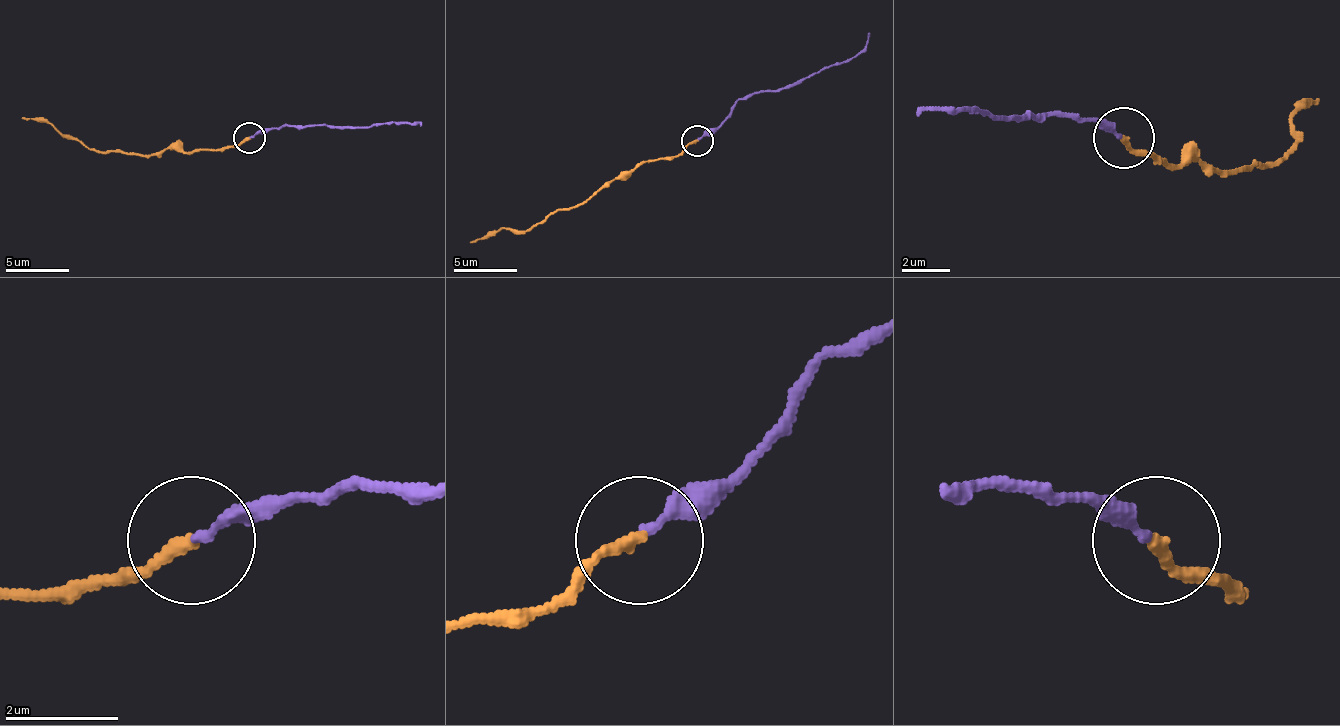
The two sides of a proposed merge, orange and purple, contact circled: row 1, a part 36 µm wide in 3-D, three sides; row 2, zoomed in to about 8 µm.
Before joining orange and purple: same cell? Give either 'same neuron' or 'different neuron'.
same neuron

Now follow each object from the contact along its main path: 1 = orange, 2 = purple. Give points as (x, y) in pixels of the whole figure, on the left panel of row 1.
1: (248, 138), (233, 148), (125, 154), (93, 151), (74, 138), (65, 138), (52, 126), (21, 116)
2: (248, 138), (271, 129), (293, 126), (403, 122), (422, 126)

